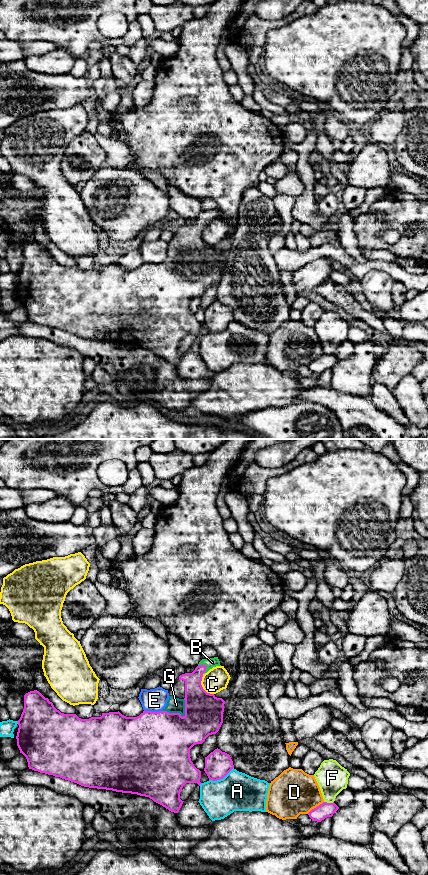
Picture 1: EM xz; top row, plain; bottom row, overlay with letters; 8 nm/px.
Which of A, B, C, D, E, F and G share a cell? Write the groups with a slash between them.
A / B G / C / D / E / F

